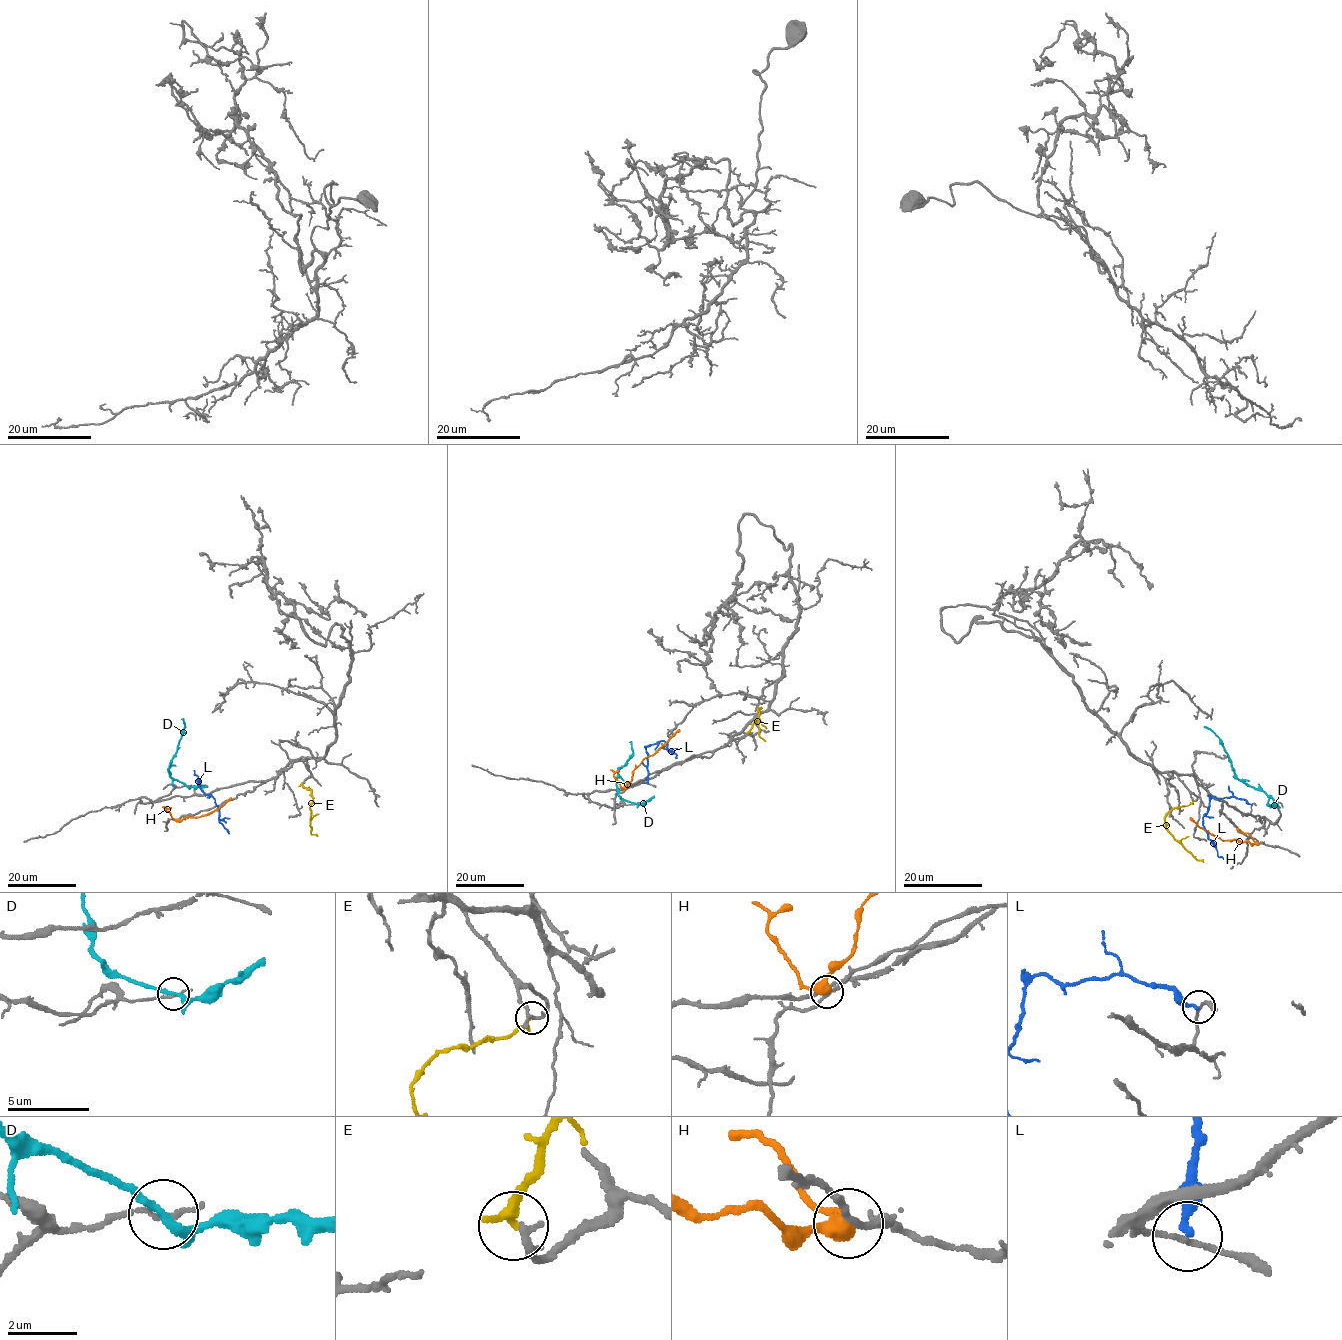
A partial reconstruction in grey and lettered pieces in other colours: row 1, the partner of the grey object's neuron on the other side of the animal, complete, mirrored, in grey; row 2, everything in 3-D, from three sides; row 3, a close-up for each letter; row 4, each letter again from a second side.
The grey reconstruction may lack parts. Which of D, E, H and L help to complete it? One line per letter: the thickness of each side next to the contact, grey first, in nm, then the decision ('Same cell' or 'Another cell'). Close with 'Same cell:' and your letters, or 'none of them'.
D: Thickness 160 nm (grey) against 200 nm. Another cell
E: Thickness 240 nm (grey) against 240 nm. Same cell
H: Thickness 190 nm (grey) against 480 nm. Another cell
L: Thickness 140 nm (grey) against 240 nm. Another cell
Same cell: E

